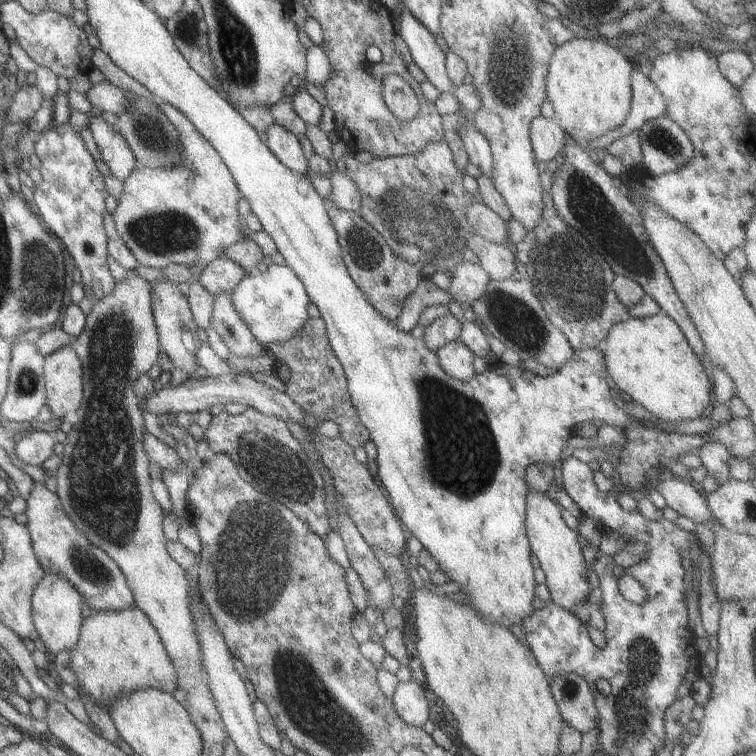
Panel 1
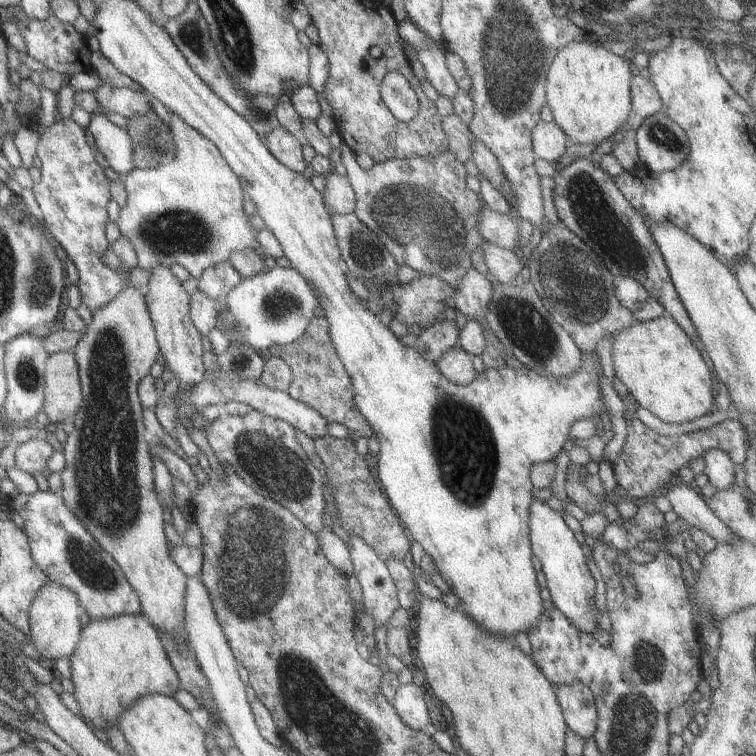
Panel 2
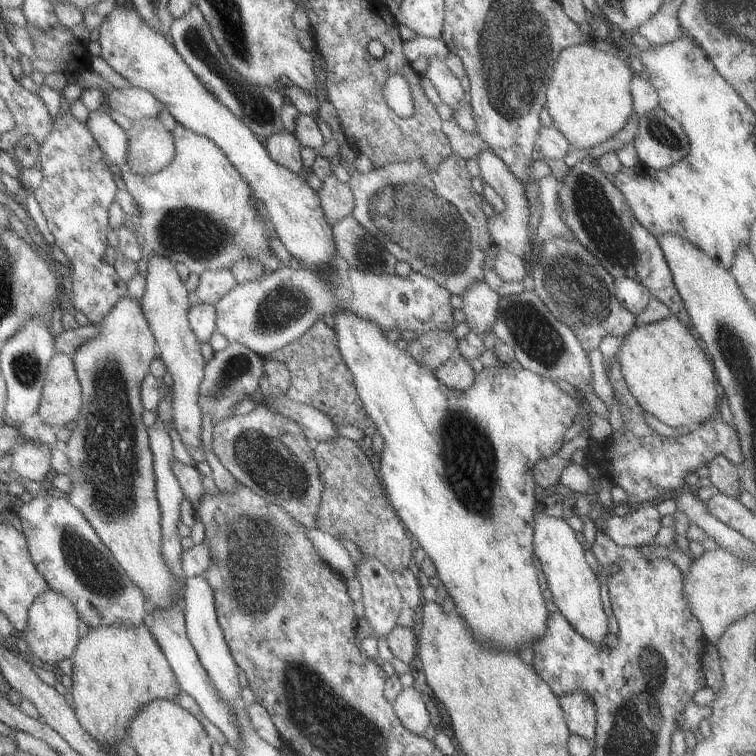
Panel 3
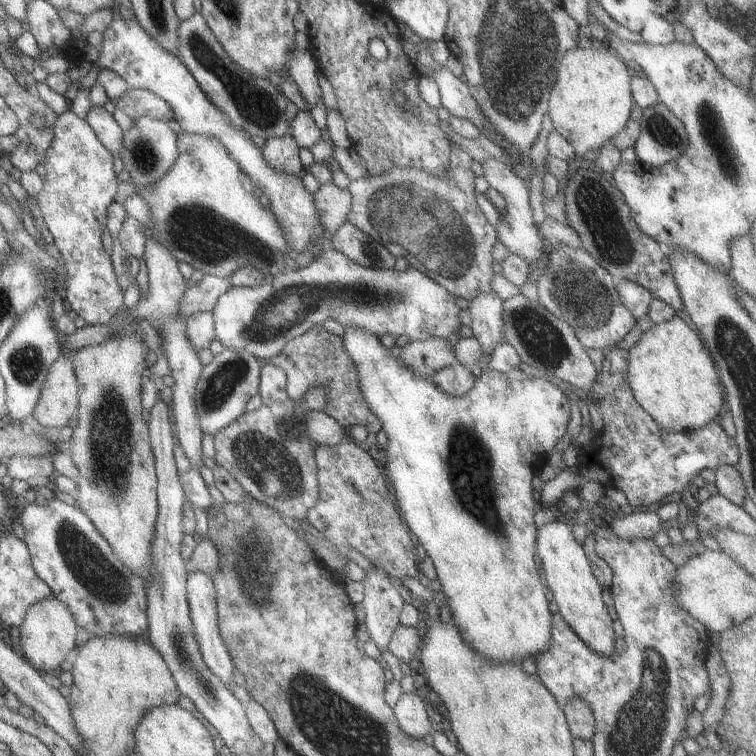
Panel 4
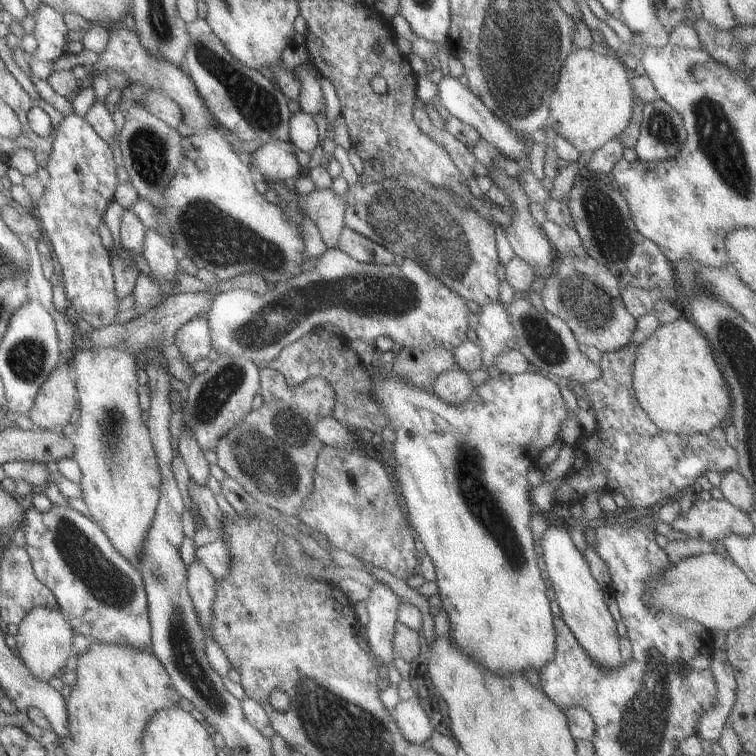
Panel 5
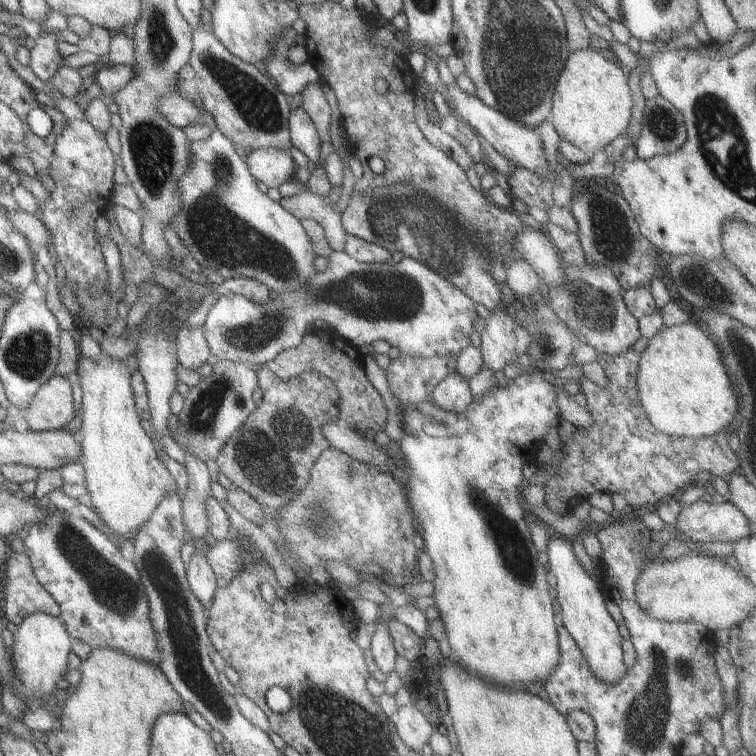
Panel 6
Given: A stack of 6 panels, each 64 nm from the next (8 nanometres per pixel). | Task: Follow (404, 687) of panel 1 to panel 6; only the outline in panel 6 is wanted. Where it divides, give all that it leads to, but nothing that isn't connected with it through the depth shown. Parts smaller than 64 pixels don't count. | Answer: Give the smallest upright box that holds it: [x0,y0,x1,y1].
[388,702,433,752]

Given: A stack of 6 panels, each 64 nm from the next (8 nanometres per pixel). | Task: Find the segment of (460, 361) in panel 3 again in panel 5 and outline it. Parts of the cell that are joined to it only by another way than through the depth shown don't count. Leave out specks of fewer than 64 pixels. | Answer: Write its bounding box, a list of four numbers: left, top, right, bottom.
[430,366,471,405]

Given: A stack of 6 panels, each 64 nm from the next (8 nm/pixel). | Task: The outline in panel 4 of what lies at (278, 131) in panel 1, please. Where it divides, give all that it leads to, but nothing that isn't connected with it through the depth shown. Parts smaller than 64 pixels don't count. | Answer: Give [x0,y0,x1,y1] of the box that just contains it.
[260,134,304,175]

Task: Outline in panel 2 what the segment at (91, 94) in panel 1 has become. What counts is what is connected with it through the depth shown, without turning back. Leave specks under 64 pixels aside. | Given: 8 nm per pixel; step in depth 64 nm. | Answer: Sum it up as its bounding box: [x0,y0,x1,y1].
[91,82,152,119]

